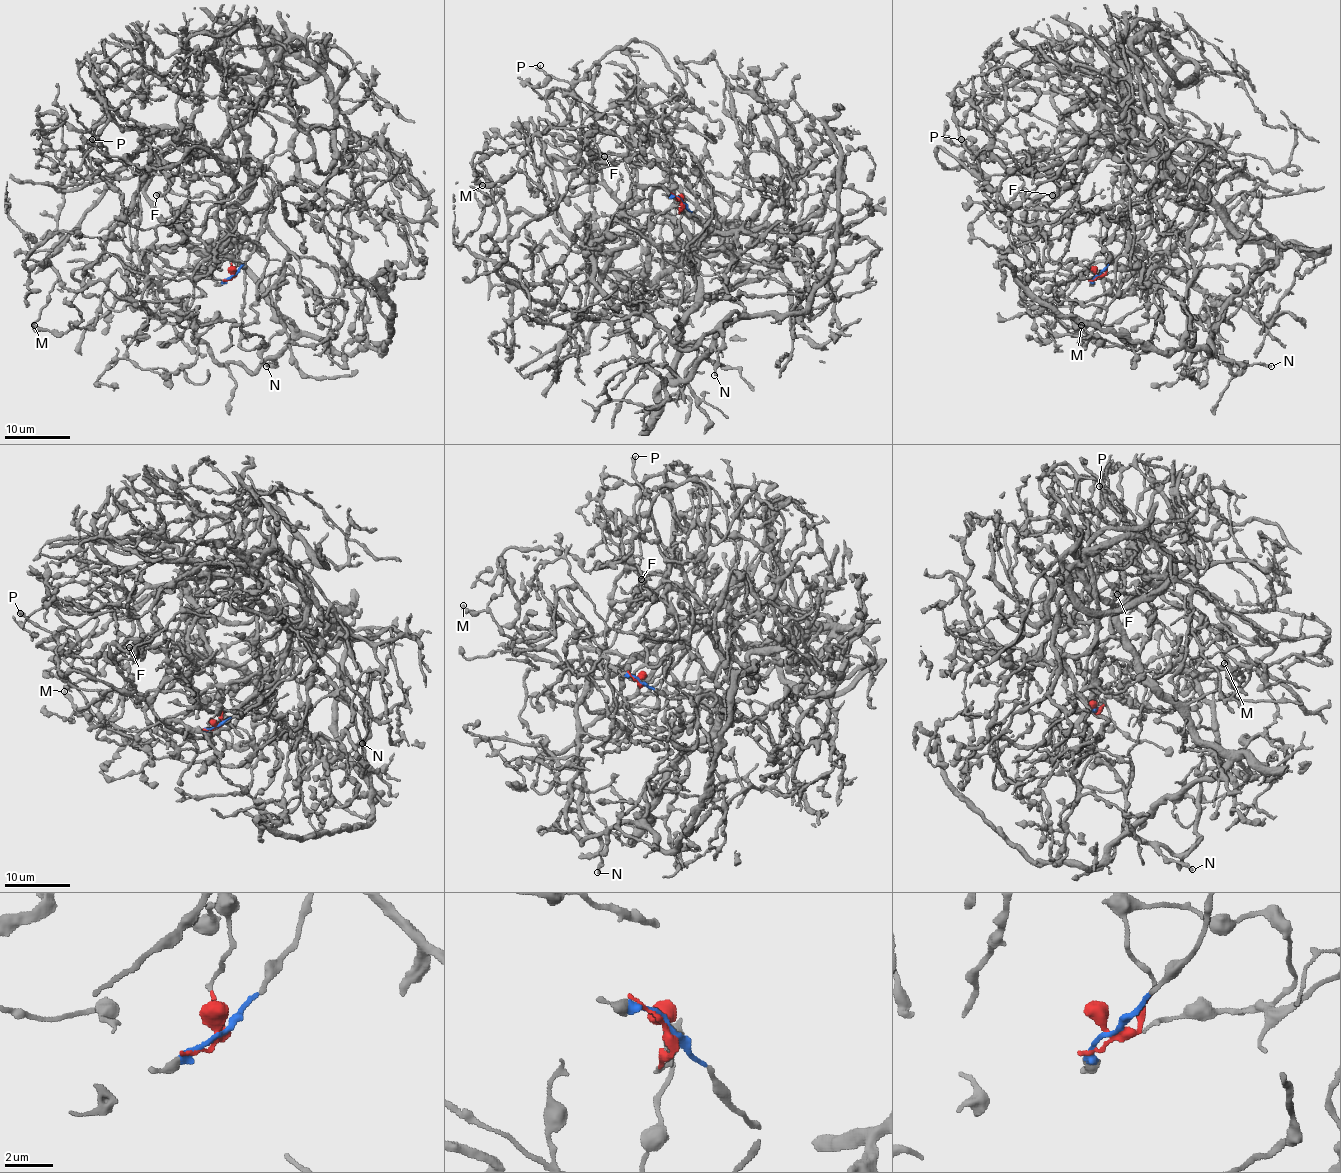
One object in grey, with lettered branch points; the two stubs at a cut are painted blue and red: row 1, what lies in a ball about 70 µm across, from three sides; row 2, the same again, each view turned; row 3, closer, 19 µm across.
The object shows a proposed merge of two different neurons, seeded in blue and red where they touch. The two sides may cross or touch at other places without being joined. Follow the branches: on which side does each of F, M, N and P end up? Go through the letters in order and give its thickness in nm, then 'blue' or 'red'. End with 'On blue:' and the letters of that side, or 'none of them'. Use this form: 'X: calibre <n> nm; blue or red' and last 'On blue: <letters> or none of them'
F: calibre 460 nm; blue
M: calibre 360 nm; red
N: calibre 200 nm; blue
P: calibre 360 nm; blue
On blue: F, N, P

